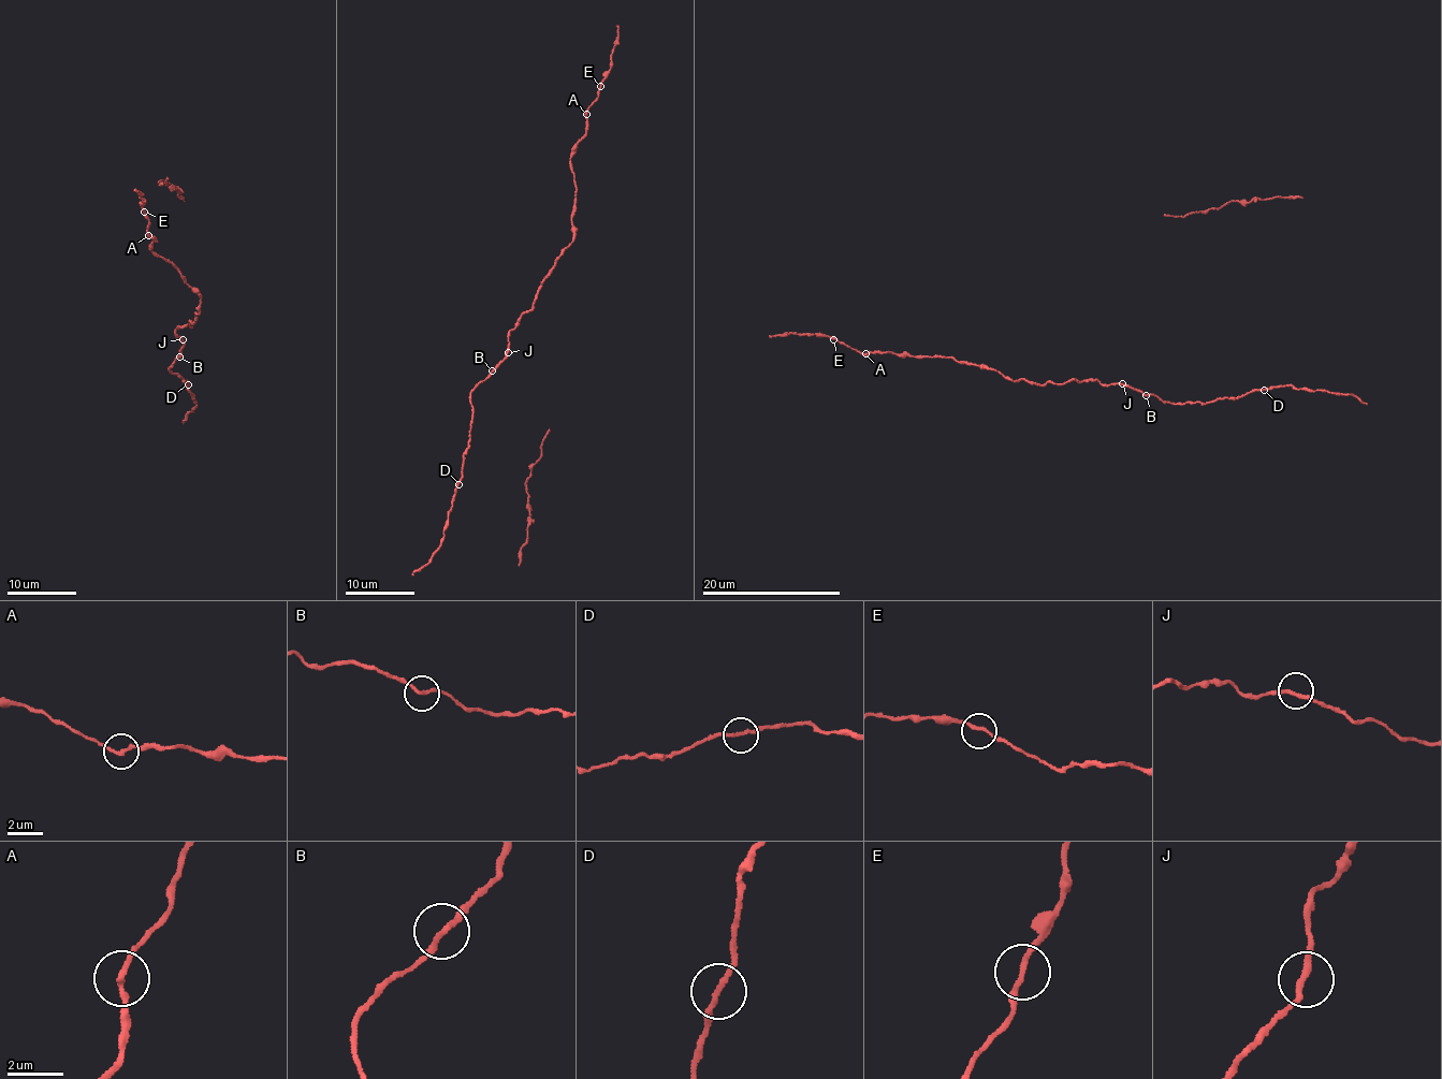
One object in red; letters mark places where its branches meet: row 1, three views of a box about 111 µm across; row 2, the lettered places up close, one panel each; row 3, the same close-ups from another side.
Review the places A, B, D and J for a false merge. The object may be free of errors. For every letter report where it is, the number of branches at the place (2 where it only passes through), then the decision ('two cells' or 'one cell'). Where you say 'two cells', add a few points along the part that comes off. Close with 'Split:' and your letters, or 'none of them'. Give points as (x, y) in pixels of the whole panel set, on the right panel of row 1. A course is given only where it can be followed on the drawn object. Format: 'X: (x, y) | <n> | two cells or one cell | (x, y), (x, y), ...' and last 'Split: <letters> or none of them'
A: (865, 353) | 2 | one cell
B: (1146, 395) | 2 | one cell
D: (1264, 390) | 2 | one cell
J: (1122, 383) | 2 | one cell
Split: none of them

